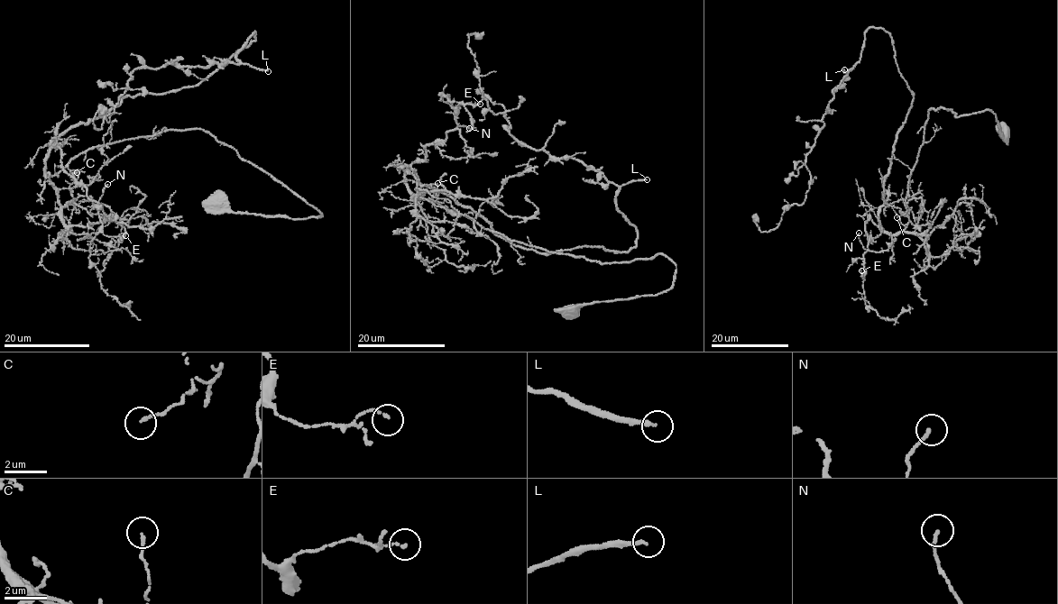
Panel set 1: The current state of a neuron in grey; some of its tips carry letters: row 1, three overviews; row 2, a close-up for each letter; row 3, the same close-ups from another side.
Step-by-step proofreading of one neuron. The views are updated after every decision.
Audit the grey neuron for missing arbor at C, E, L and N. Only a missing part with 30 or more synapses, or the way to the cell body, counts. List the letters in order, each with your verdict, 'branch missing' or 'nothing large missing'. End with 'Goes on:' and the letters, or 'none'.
C: nothing large missing
E: nothing large missing
L: branch missing
N: nothing large missing
Goes on: L

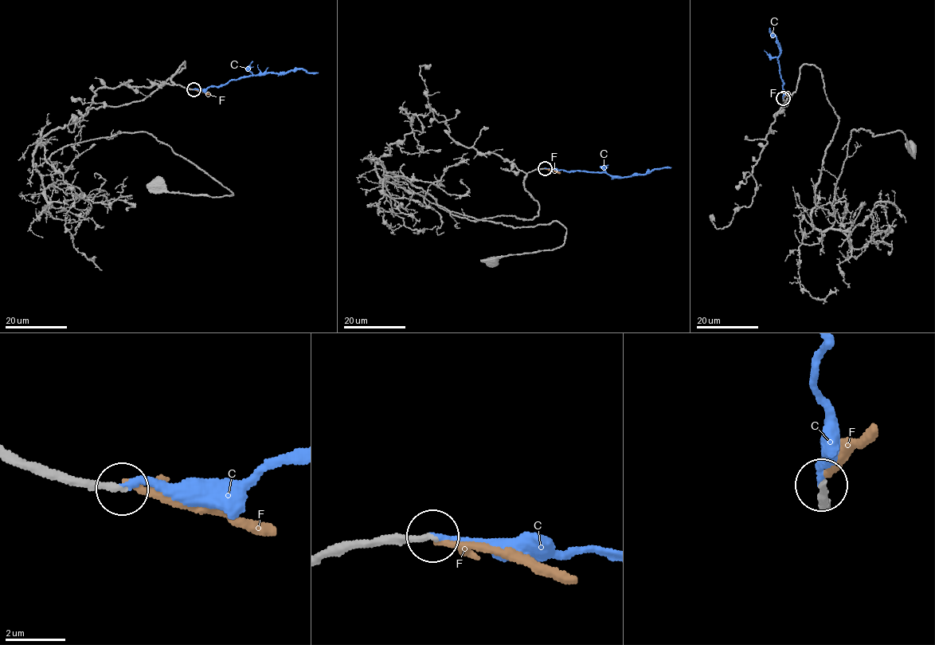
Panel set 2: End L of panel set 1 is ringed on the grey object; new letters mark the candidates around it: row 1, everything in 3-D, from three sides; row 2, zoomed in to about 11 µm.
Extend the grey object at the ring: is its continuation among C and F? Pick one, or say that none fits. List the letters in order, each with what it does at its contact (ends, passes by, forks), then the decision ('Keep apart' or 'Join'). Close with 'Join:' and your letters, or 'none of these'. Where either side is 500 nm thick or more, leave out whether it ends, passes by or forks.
C: It ends there. Join
F: It passes by. Keep apart
Join: C

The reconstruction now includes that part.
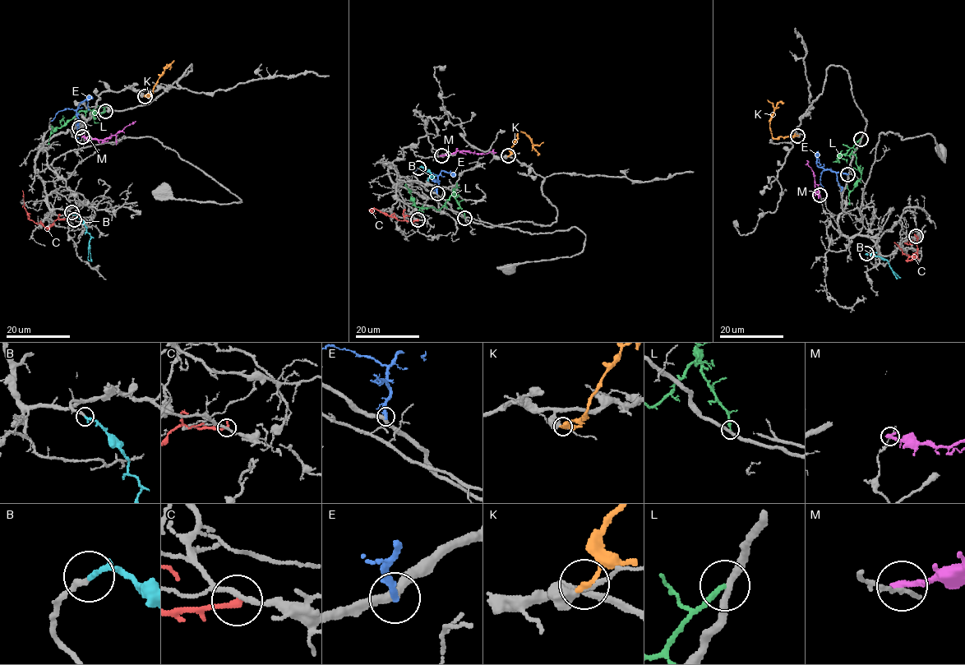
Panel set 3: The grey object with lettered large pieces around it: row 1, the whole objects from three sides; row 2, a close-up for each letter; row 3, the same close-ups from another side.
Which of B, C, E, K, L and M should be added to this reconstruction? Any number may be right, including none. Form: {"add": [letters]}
{"add": ["B"]}

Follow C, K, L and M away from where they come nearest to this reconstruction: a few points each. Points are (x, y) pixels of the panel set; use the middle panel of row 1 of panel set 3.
C: (417, 219), (400, 221), (374, 208), (373, 213), (371, 209)
K: (508, 155), (519, 131), (526, 135), (537, 155)
L: (464, 218), (464, 212), (452, 194), (438, 210), (417, 207), (406, 183)
M: (440, 155), (457, 150), (482, 154), (496, 152)

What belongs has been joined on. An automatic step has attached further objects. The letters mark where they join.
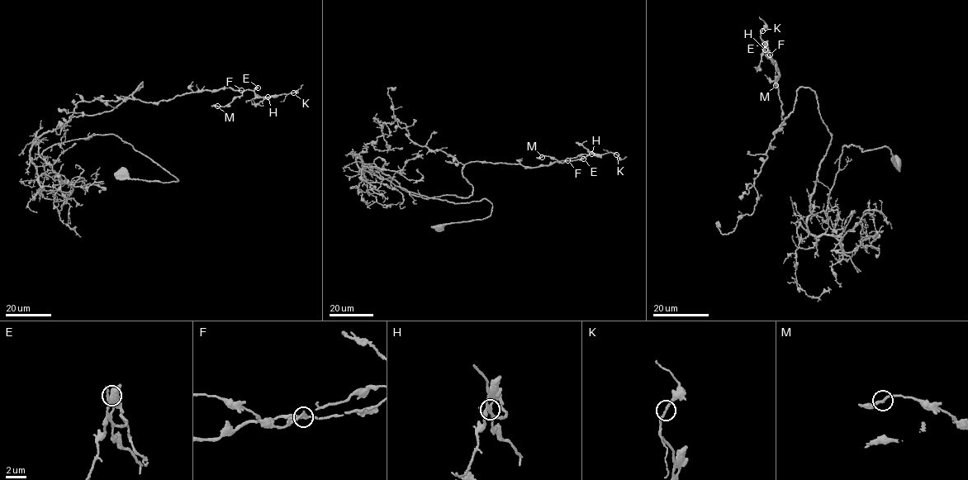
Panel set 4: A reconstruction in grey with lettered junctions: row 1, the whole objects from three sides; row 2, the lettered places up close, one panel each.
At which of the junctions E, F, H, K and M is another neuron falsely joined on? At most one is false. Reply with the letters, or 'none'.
H

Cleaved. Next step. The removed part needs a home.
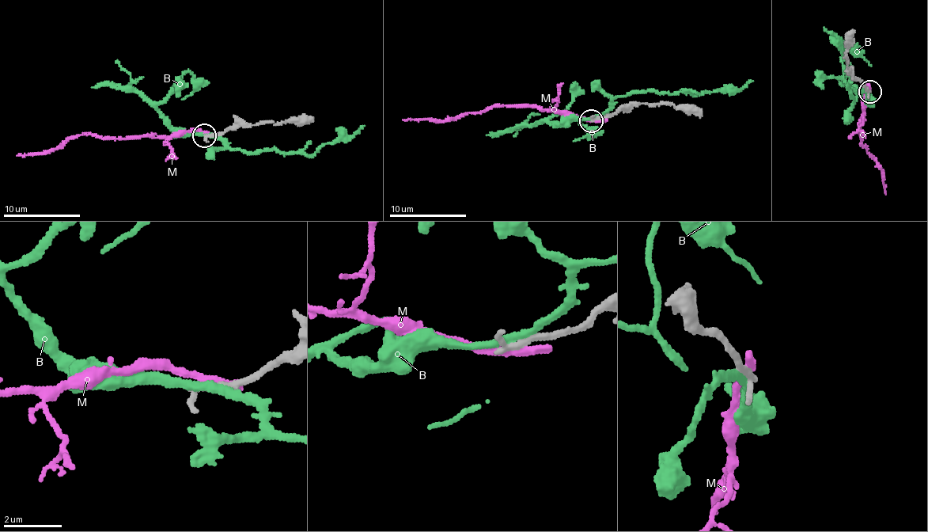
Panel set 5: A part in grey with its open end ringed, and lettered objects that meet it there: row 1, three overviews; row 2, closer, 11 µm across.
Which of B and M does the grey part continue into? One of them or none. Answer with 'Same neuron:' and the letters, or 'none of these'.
Same neuron: none of these

